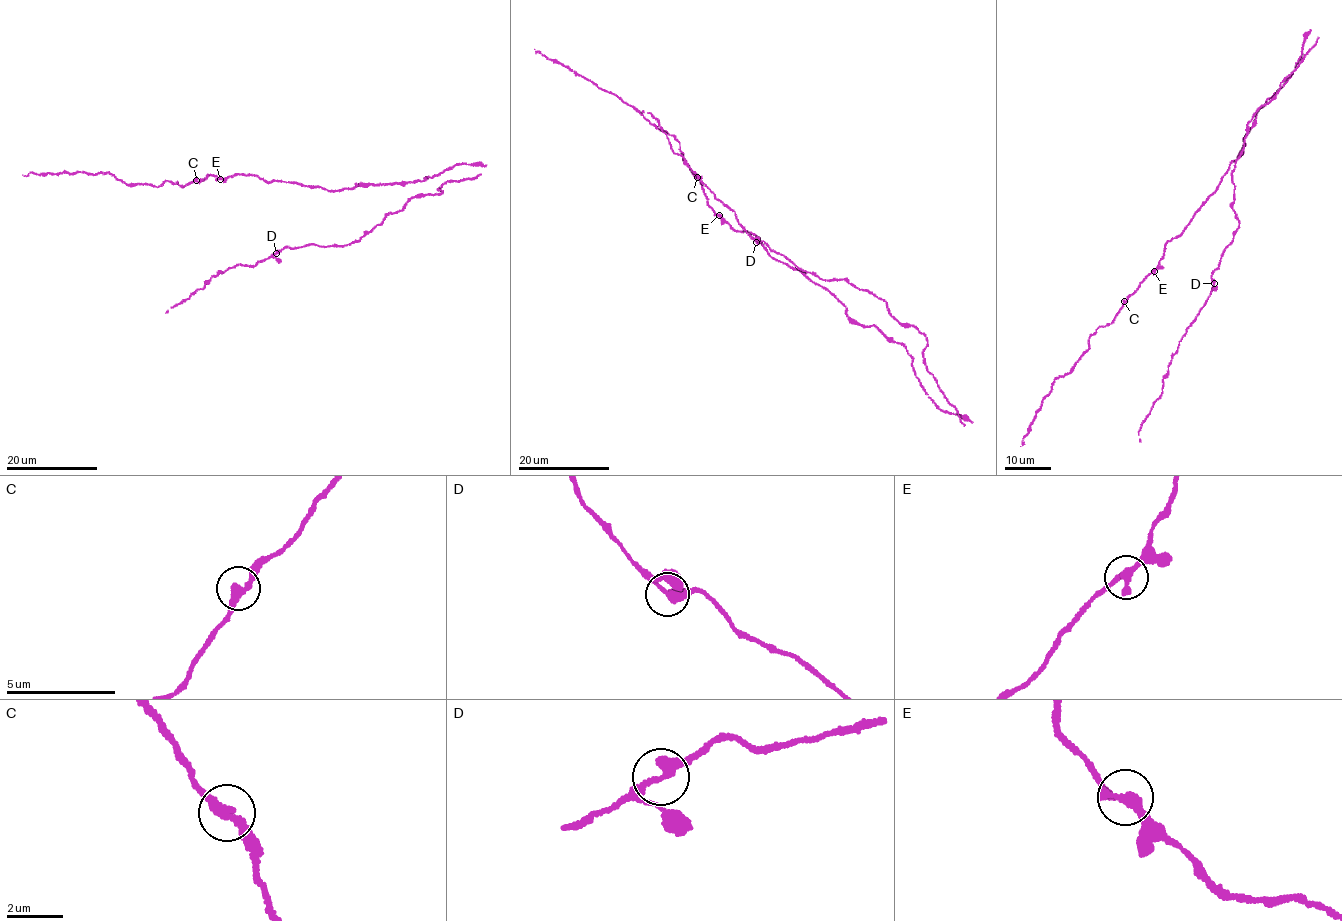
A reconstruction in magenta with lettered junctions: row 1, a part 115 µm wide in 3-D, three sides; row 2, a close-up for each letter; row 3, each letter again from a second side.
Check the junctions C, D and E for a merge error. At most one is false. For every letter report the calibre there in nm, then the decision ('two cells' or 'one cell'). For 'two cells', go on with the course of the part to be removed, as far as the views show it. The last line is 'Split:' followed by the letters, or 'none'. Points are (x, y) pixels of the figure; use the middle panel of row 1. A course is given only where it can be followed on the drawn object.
C: 320 nm thick; one cell
D: 360 nm thick; one cell
E: 320 nm thick; one cell
Split: none

